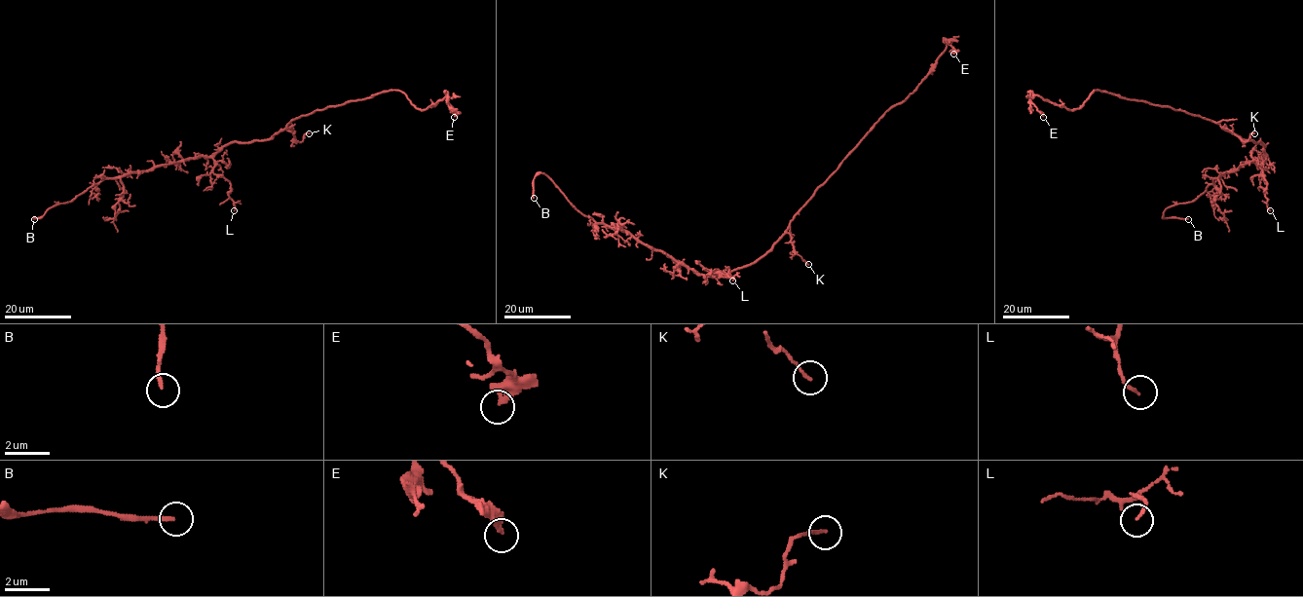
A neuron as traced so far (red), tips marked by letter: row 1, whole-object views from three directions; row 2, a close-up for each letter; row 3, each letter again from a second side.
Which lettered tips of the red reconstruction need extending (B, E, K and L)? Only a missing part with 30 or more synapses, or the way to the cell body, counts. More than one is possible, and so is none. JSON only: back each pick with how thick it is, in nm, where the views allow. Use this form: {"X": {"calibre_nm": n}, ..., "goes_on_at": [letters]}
{"B": {"calibre_nm": 190}, "goes_on_at": ["B"]}

